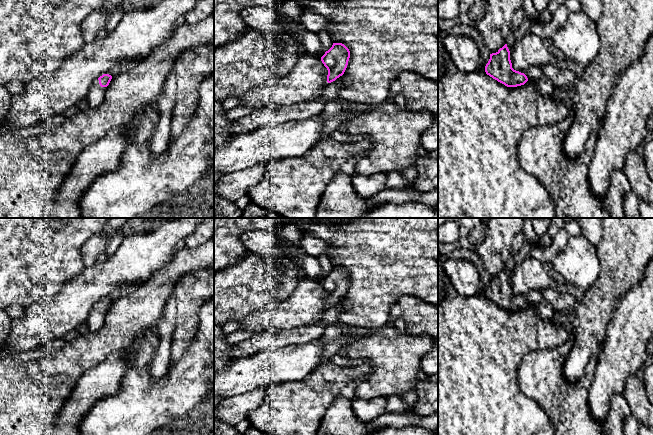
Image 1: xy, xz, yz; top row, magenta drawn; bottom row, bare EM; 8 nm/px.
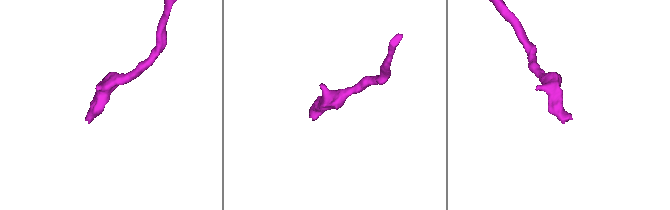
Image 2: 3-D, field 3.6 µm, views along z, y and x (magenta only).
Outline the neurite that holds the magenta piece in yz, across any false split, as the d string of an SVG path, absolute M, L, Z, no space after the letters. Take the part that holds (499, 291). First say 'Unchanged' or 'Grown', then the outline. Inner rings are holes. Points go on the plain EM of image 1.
Unchanged. M505 268L496 277L490 278L490 283L485 290L487 299L504 308L507 311L524 309L528 302L524 297L512 292L510 275Z

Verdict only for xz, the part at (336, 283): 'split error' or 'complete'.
complete

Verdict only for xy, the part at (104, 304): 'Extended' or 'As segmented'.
Extended

